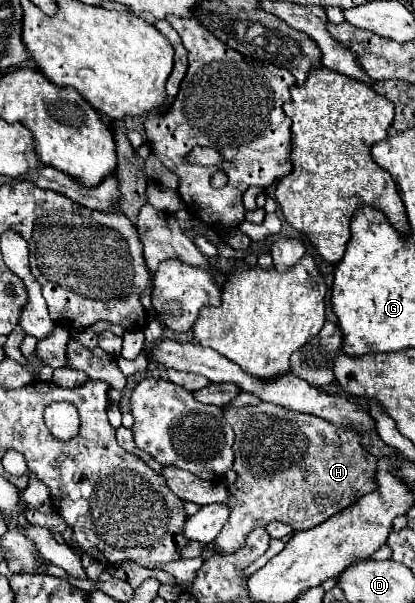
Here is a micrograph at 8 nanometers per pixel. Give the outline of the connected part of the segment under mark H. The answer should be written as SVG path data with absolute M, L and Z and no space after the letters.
M265 401L255 407L223 407L221 411L235 433L233 469L237 471L237 481L229 487L231 497L225 501L231 517L215 539L215 547L223 555L241 549L247 533L265 527L269 521L283 521L291 525L293 531L311 529L375 489L377 459L363 447L363 437L353 427L337 427L317 415L297 413Z

